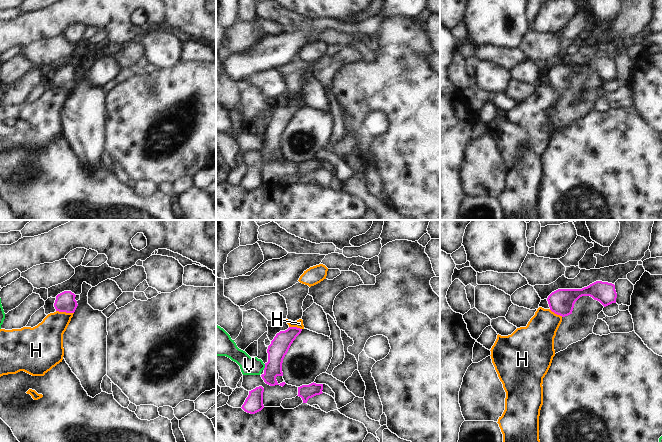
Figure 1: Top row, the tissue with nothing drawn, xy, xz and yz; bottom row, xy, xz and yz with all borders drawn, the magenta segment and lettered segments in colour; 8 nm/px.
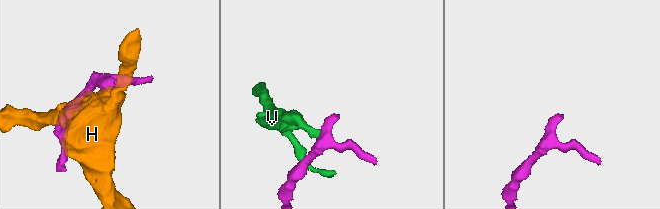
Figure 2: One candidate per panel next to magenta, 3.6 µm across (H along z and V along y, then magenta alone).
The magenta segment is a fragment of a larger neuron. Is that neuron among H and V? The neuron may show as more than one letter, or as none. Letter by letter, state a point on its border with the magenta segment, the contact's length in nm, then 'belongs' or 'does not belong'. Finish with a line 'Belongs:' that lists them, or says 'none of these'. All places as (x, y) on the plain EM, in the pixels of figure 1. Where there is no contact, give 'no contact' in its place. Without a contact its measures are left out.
H: contact xy (65, 87); length 150 nm; does not belong
V: contact xz (265, 143); length 50 nm; does not belong
Belongs: none of these

